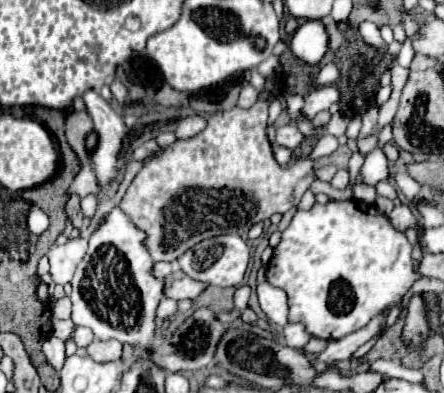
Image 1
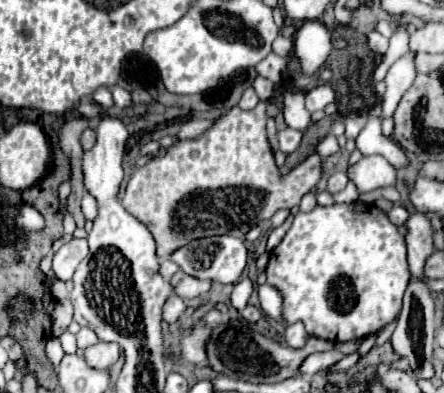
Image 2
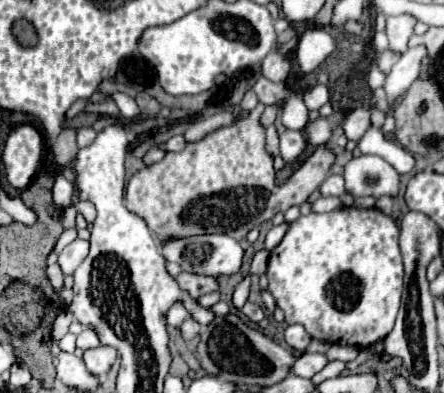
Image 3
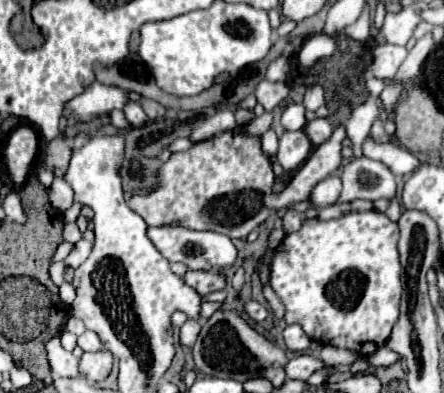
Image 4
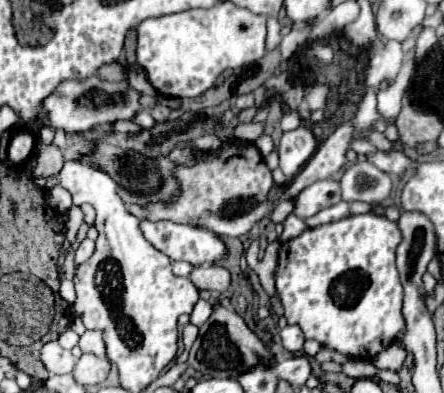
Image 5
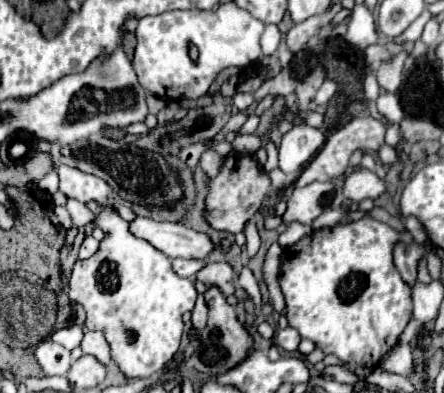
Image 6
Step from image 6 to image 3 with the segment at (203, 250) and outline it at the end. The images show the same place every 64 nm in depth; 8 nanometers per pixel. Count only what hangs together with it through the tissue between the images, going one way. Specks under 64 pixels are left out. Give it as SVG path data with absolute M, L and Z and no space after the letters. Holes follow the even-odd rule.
M204 234L204 236L190 236L188 240L172 240L162 246L162 254L166 260L180 264L184 272L220 278L220 276L234 276L236 272L240 272L244 248L240 246L238 240L230 238L228 234Z

